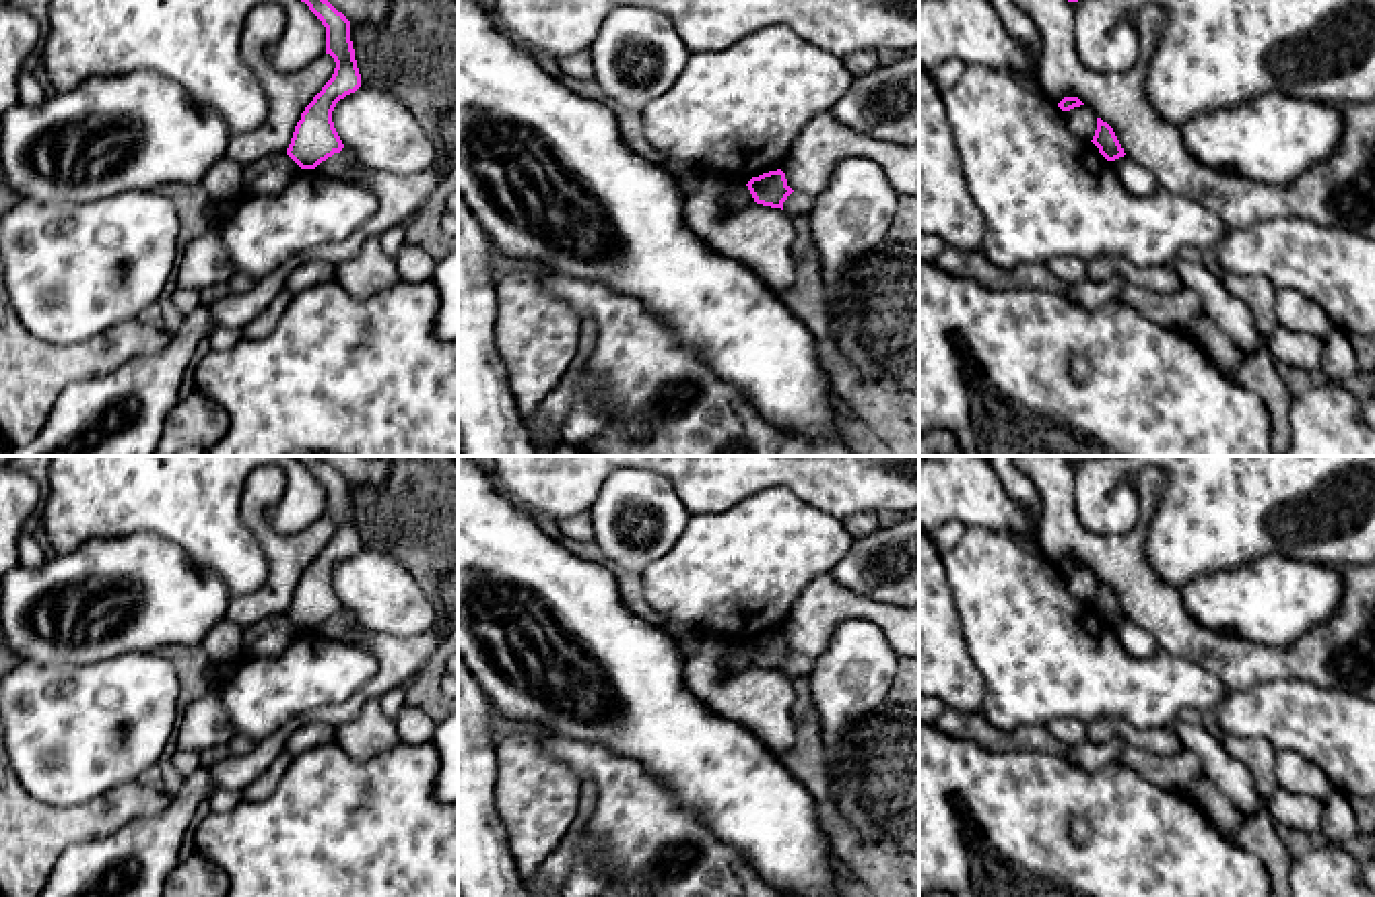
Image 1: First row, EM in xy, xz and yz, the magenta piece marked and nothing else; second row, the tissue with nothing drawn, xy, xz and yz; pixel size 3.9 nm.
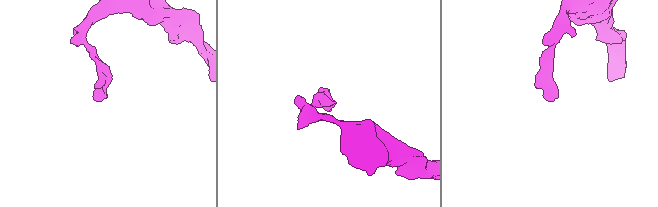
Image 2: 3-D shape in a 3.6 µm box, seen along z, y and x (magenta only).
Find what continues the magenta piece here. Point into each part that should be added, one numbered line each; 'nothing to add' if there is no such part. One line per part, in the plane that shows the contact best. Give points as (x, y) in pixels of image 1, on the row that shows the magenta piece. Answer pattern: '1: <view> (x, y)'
nothing to add

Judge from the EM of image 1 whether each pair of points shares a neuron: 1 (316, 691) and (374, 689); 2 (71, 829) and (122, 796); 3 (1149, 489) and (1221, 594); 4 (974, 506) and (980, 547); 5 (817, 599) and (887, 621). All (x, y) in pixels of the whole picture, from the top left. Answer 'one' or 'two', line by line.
1: two
2: one
3: two
4: two
5: one

